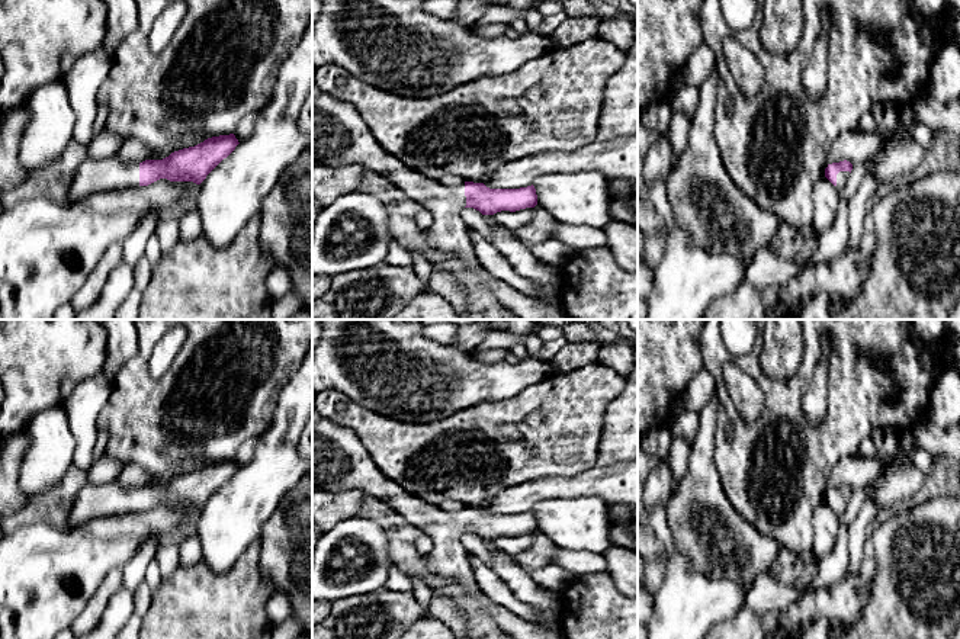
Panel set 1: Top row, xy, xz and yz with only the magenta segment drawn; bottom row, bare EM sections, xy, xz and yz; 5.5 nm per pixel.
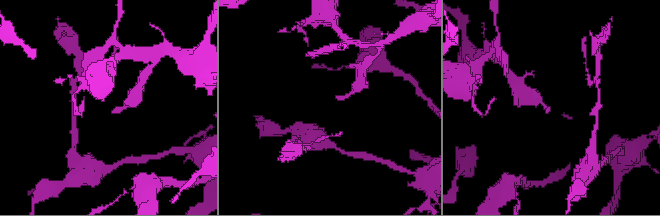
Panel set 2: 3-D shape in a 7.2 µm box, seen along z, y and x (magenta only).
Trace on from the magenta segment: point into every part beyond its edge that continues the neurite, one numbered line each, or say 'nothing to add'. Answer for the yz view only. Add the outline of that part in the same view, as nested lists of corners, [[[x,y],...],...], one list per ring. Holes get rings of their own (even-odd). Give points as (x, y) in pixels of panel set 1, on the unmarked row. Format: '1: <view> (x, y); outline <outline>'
1: yz (841, 503); outline [[[839,497],[839,498],[837,500],[837,511],[835,511],[835,513],[837,513],[839,517],[845,513],[848,501],[850,501],[850,497]]]

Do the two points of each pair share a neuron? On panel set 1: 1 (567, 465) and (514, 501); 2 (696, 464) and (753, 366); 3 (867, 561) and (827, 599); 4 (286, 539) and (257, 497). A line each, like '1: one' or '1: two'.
1: two
2: two
3: one
4: two

